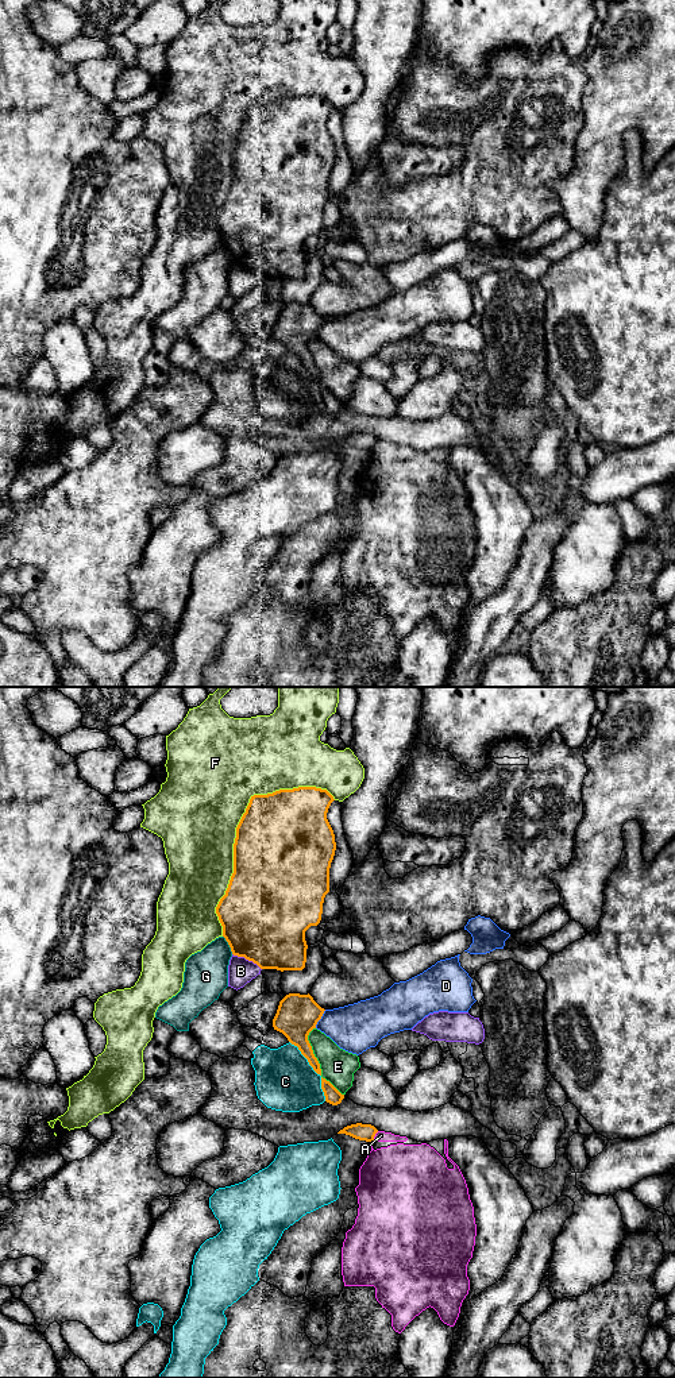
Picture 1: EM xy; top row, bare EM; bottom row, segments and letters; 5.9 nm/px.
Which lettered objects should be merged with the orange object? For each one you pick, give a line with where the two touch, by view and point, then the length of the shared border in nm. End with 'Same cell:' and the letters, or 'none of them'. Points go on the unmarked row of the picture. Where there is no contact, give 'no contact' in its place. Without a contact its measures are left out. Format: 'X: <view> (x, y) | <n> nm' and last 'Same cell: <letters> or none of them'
Same cell: none of them

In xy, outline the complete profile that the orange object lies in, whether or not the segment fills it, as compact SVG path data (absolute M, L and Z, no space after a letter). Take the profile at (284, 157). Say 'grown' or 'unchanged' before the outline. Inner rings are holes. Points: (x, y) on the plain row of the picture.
unchanged; M316 96L279 99L267 104L254 104L243 123L234 153L234 182L216 223L223 235L223 246L234 265L244 266L261 278L302 279L306 271L305 240L321 229L323 212L329 201L329 177L336 151L327 121L333 105Z

